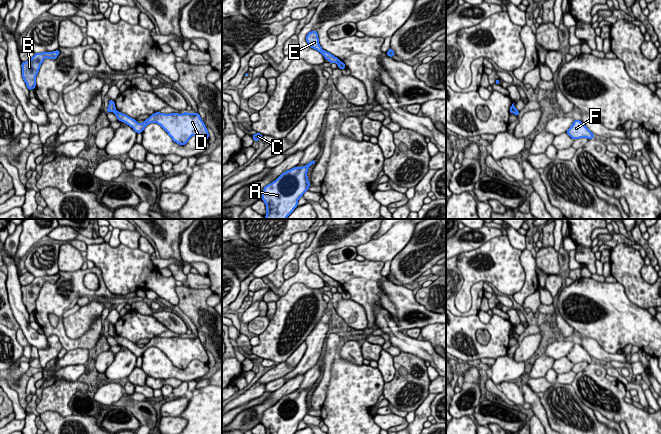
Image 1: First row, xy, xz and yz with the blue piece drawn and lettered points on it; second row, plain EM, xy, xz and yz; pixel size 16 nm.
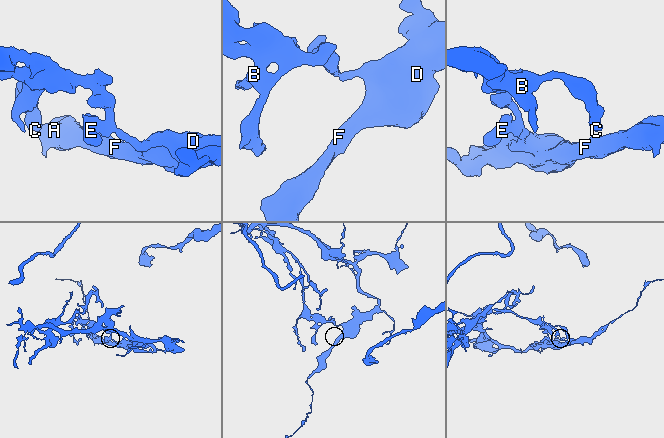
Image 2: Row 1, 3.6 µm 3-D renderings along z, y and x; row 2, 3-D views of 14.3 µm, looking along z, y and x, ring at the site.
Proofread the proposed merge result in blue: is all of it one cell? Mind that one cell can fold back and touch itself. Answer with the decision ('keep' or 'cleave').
cleave

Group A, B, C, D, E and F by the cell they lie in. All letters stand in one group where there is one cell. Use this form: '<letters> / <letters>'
A D F / B C E

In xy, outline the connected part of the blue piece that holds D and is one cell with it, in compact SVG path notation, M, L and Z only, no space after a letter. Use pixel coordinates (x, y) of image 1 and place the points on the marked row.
M115 111L117 119L126 123L136 133L142 133L145 127L150 123L157 123L160 125L172 138L174 142L179 145L185 145L192 136L199 136L208 140L209 133L202 121L199 113L170 113L164 114L156 112L143 123L138 123L136 119L129 117L119 111Z

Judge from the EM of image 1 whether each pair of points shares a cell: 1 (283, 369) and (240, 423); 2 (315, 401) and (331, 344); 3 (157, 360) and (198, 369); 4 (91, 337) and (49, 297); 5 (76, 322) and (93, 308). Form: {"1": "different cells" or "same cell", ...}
{"1": "same cell", "2": "same cell", "3": "same cell", "4": "same cell", "5": "same cell"}

